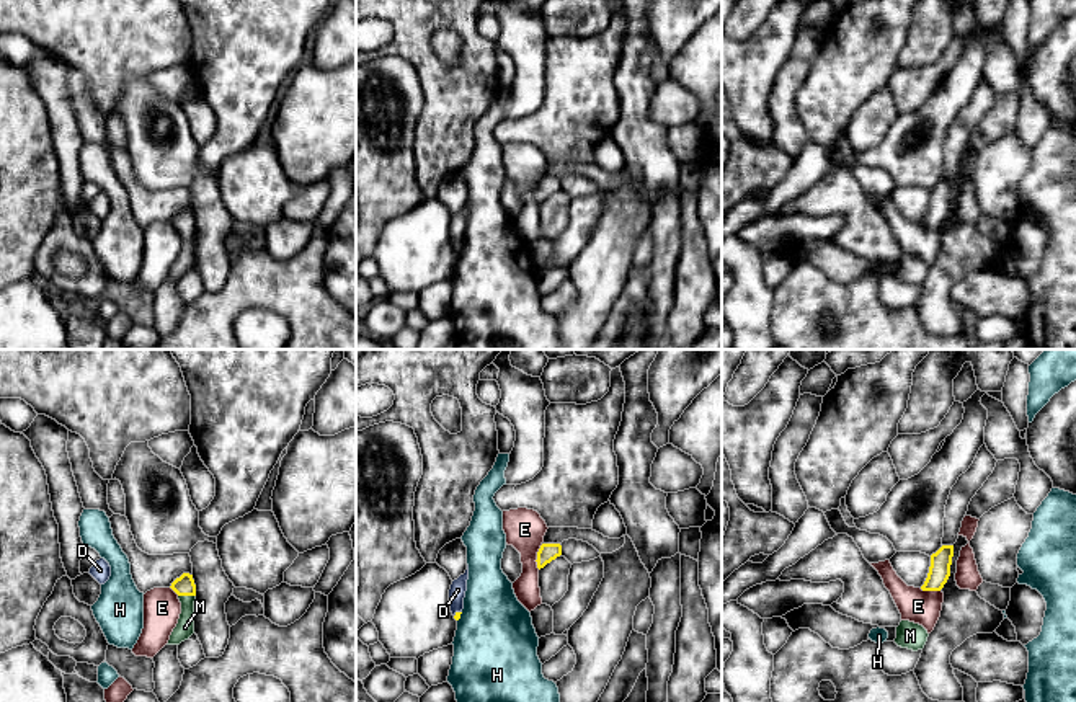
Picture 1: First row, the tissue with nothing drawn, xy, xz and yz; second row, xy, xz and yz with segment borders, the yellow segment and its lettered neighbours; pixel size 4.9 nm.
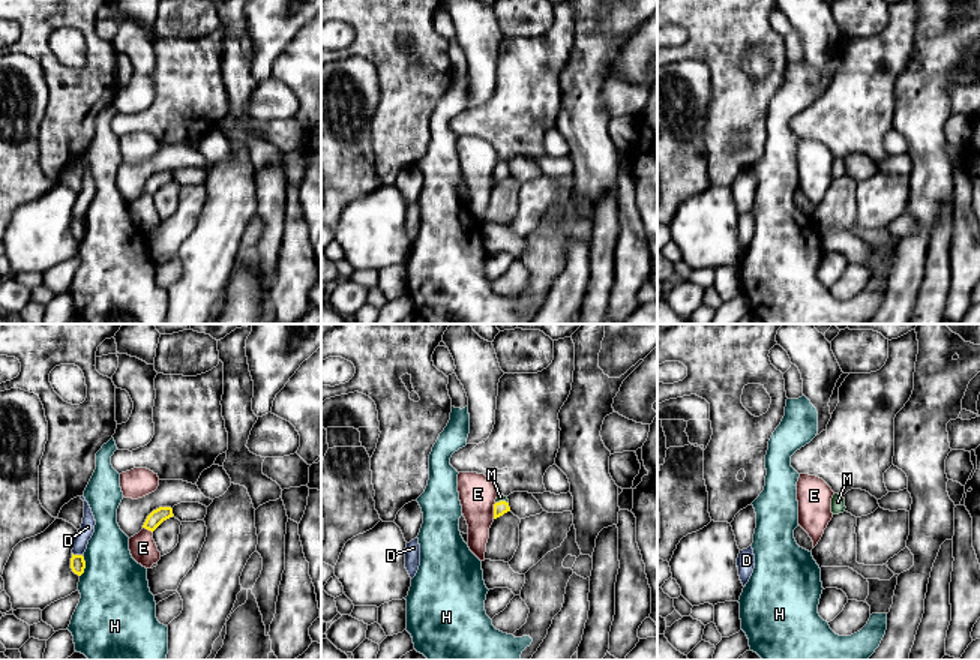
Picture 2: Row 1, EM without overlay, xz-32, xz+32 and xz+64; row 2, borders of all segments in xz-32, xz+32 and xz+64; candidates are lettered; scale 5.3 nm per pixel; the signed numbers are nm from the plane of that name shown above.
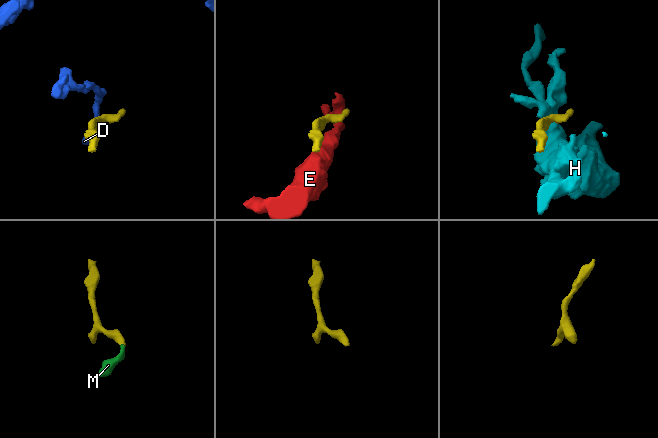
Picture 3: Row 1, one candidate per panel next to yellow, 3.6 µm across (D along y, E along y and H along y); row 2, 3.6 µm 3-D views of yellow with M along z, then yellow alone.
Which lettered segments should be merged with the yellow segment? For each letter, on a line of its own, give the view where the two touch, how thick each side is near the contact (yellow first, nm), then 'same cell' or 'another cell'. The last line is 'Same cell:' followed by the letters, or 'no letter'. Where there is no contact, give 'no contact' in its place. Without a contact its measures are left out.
D: contact in xz; calibres 30 and 80 nm; another cell
E: contact in xz; calibres 90 and 200 nm; another cell
H: contact in xz; calibres 30 and 420 nm; another cell
M: contact in xy; calibres 100 and 90 nm; same cell
Same cell: M

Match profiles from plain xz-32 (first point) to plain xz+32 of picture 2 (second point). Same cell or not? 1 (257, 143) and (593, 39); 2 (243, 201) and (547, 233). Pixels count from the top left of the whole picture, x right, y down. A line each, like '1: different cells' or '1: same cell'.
1: same cell
2: same cell

